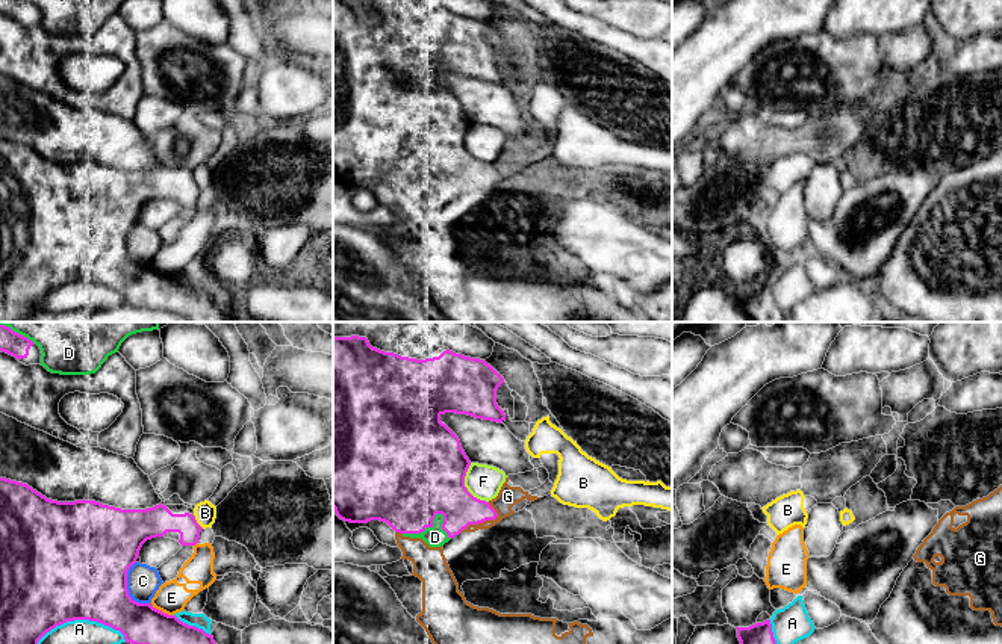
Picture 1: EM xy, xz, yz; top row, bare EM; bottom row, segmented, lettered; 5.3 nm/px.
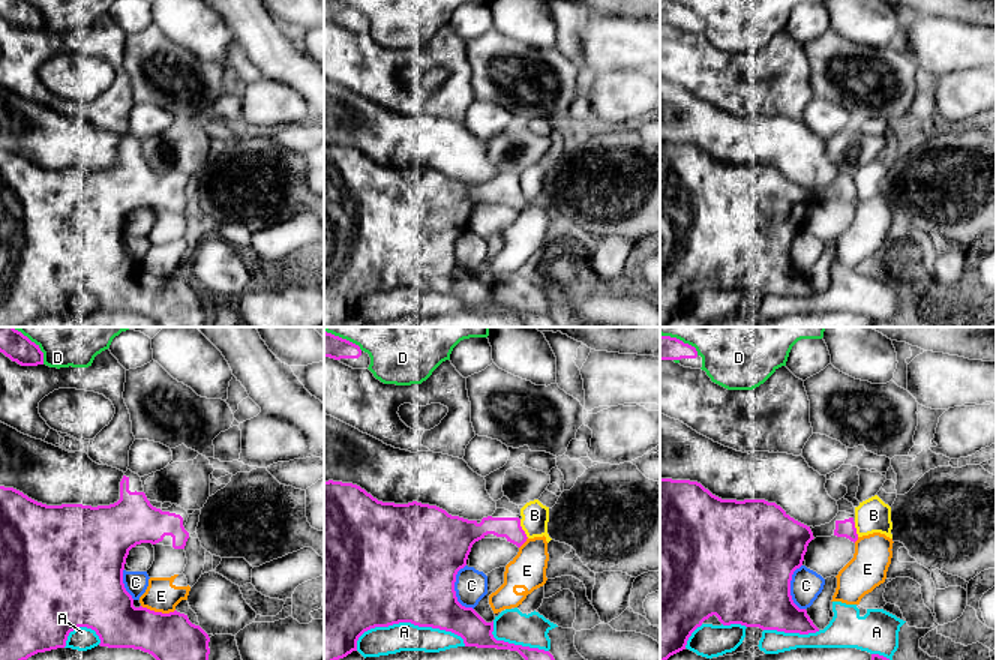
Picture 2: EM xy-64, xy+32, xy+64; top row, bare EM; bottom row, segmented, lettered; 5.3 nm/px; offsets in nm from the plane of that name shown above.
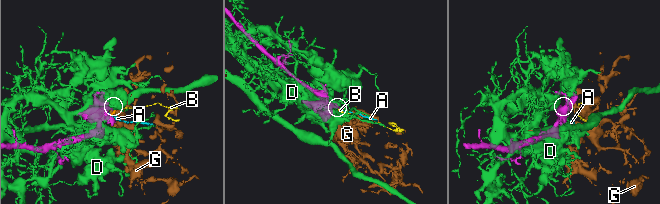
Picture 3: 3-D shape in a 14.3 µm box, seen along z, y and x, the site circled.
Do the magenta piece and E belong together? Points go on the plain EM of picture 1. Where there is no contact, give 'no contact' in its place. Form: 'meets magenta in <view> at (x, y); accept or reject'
meets magenta in xy at (161, 272); reject

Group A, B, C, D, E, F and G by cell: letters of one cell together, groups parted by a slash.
A / B E / C F / D / G

